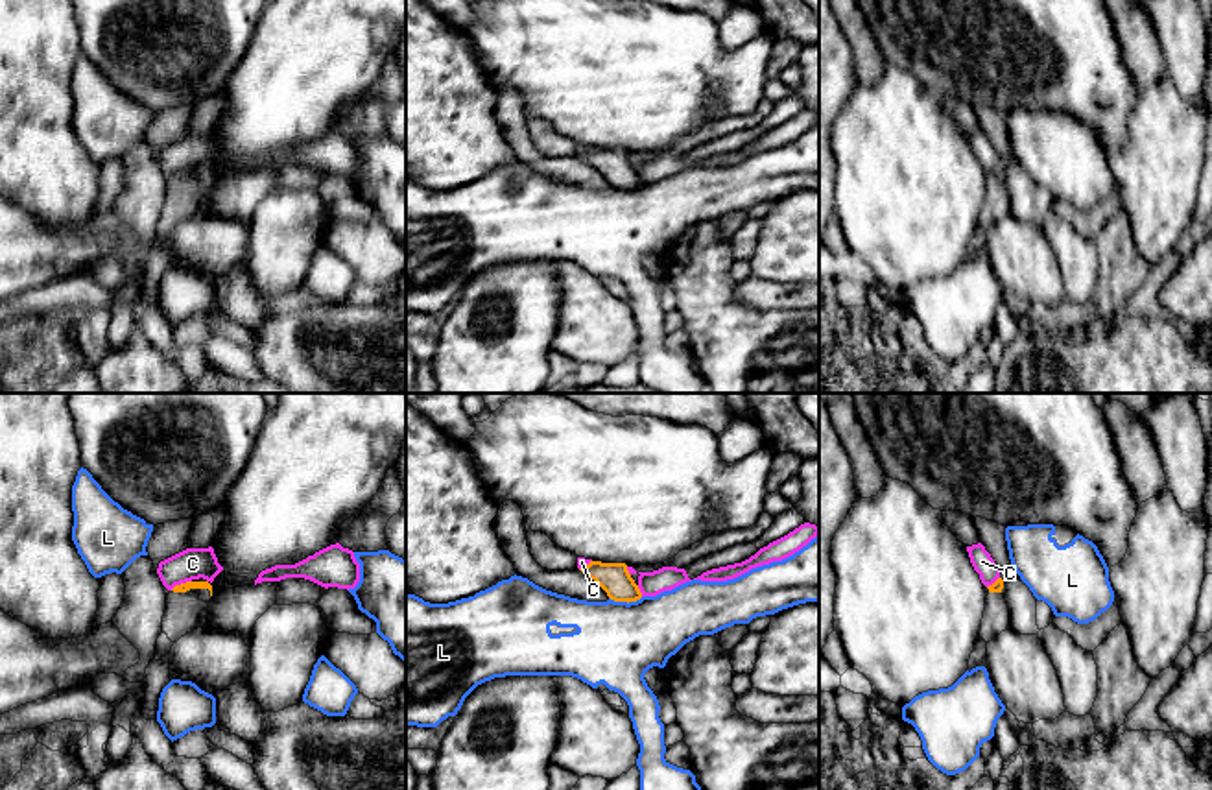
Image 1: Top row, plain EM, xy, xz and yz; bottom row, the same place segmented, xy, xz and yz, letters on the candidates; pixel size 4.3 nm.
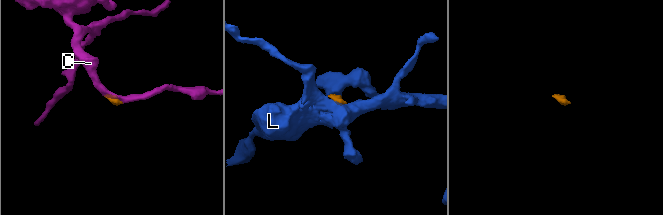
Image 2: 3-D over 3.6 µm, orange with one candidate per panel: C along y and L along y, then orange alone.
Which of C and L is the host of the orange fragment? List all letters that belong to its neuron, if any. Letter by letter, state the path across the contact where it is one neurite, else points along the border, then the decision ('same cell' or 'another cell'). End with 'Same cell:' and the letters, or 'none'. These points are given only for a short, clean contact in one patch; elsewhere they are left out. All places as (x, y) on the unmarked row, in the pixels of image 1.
C: border along xy (190, 167), (170, 176); another cell
L: border along xz (642, 183), (631, 189), (609, 185); another cell
Same cell: none

